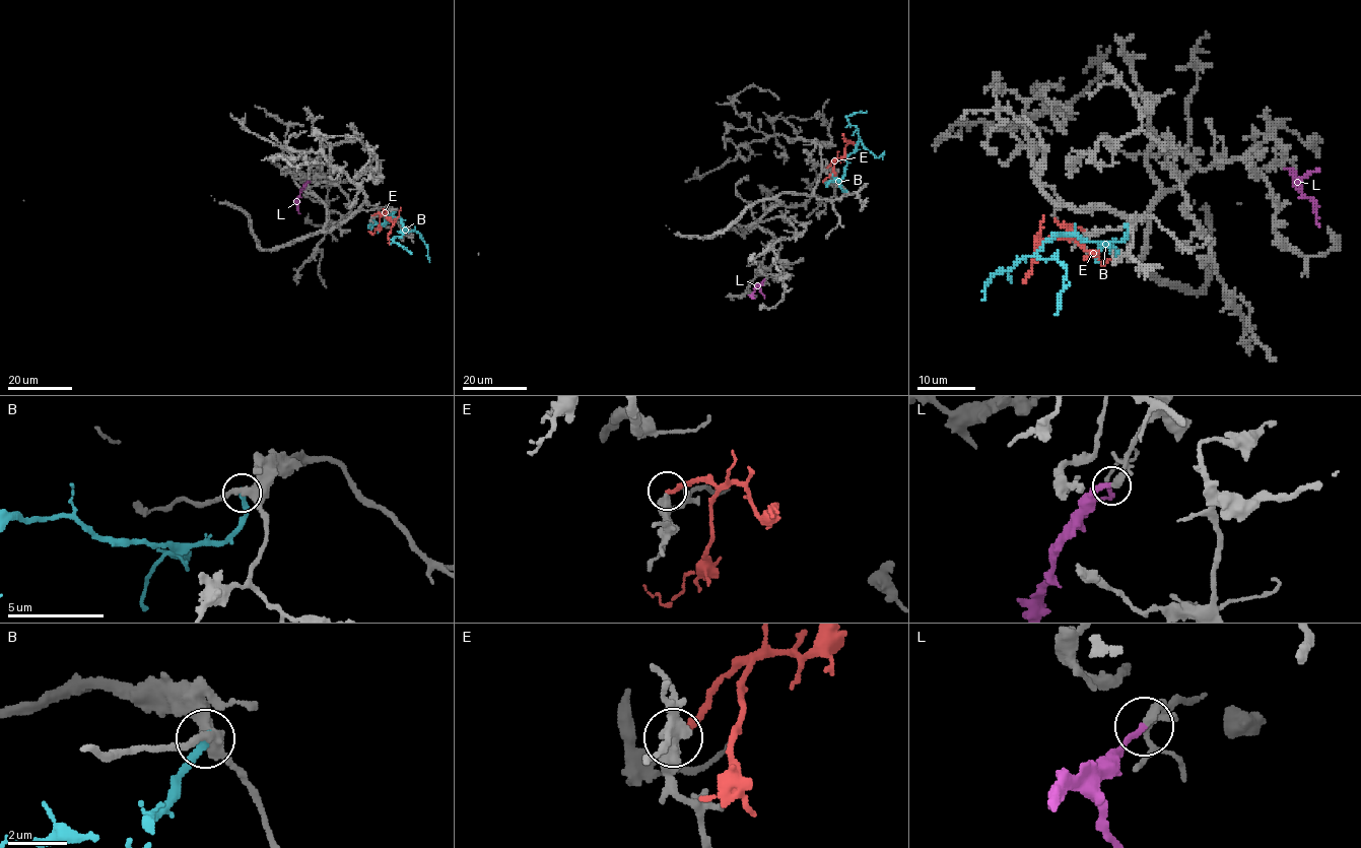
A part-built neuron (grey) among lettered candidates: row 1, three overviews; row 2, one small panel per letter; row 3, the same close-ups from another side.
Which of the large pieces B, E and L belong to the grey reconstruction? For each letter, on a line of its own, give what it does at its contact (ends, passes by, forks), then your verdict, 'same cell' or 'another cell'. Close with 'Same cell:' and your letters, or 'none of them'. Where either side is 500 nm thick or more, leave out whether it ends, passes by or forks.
B: it ends | another cell
E: it ends | another cell
L: it ends | same cell
Same cell: L

